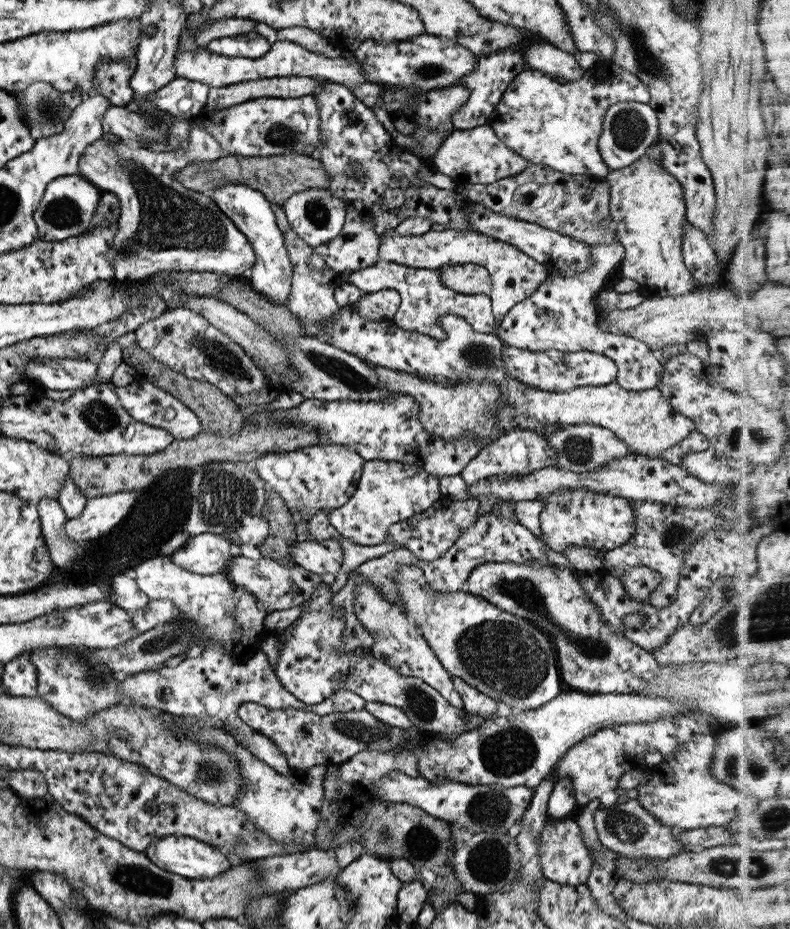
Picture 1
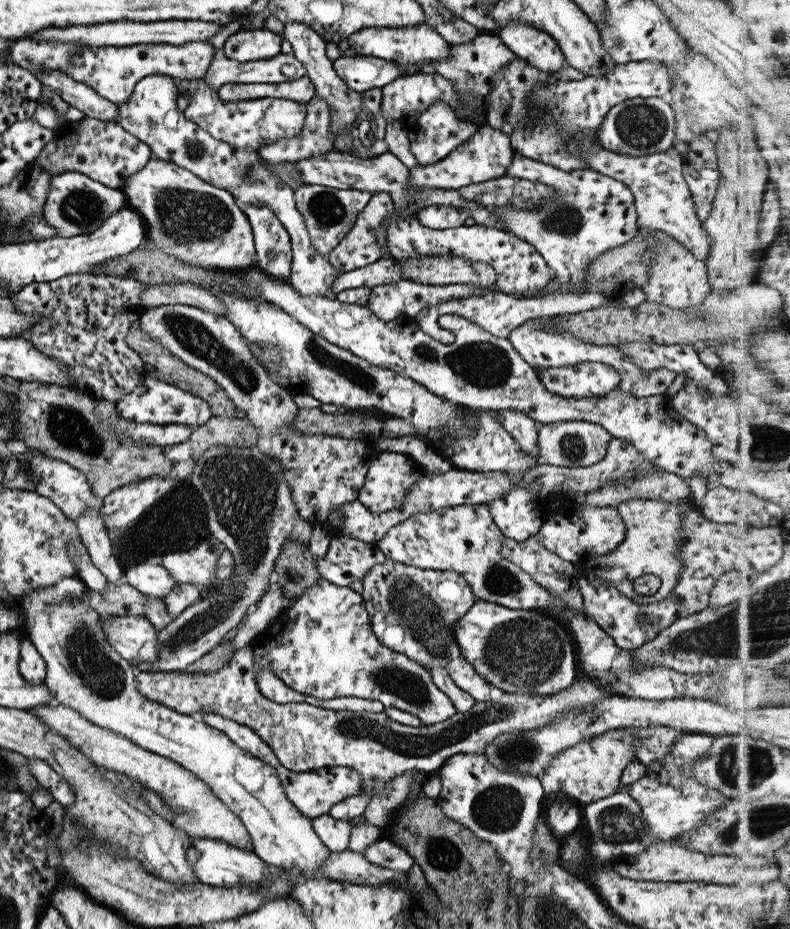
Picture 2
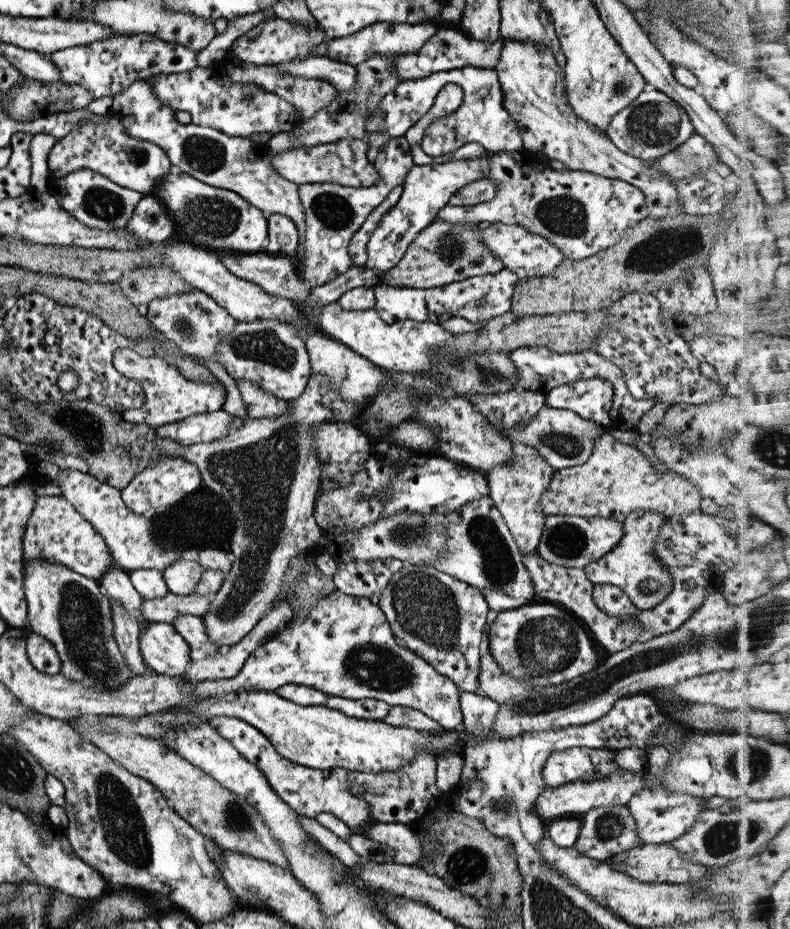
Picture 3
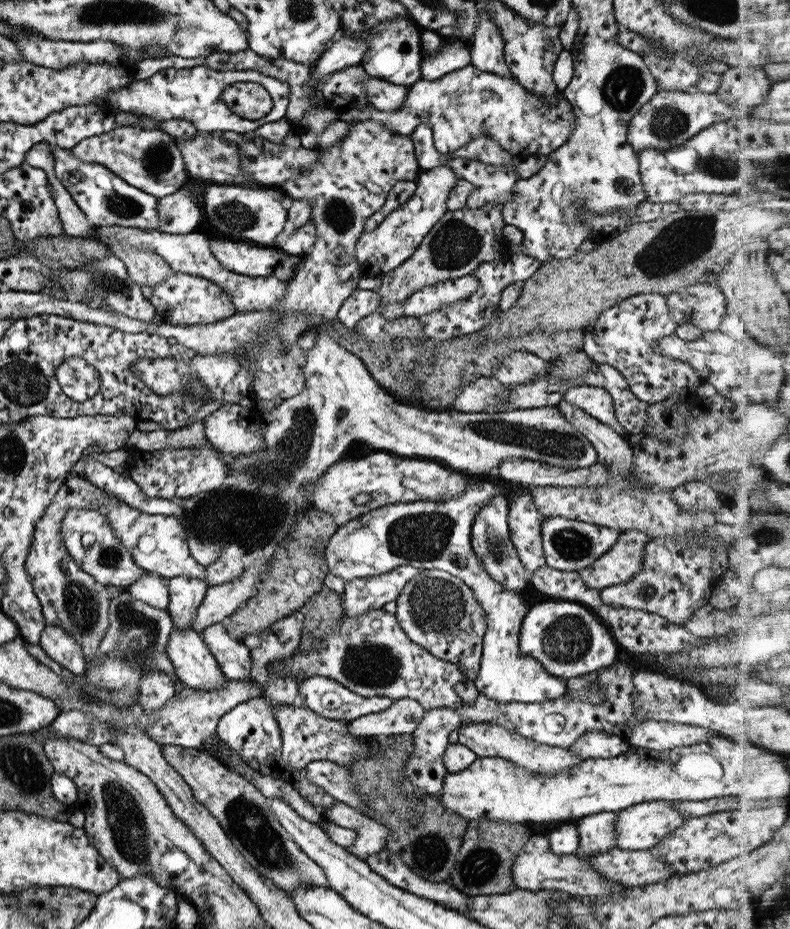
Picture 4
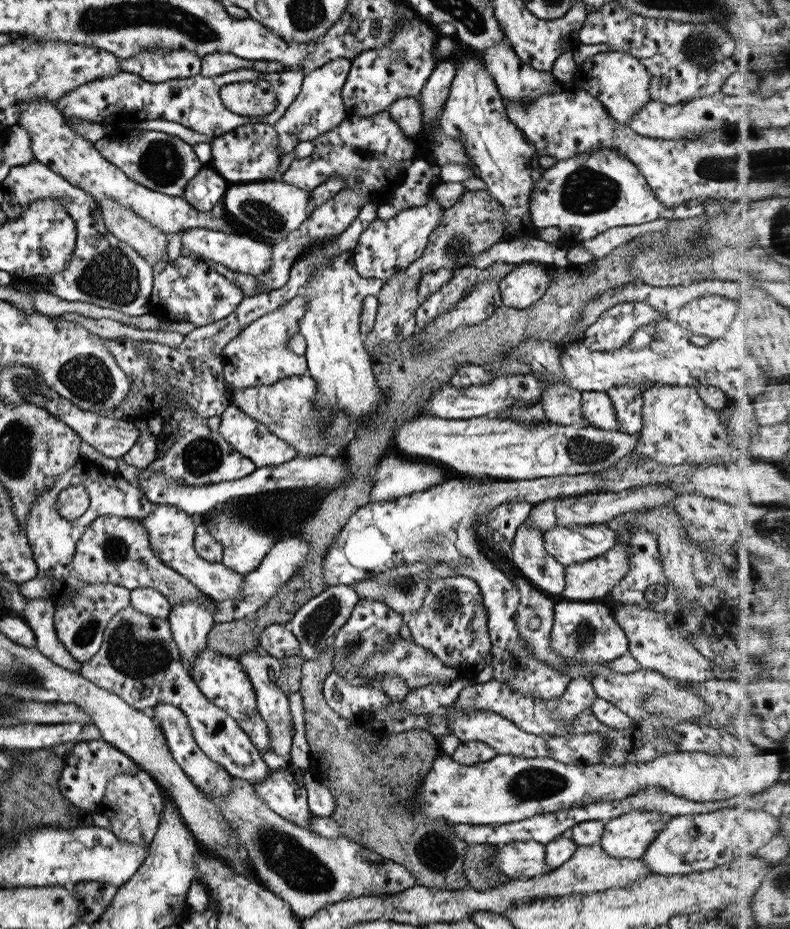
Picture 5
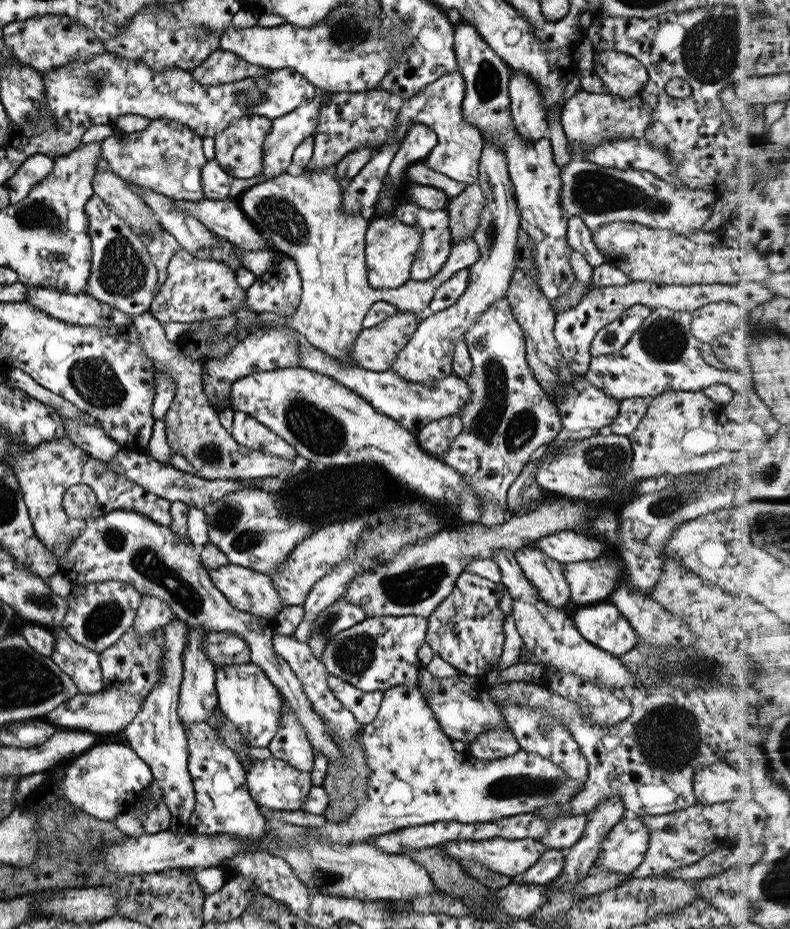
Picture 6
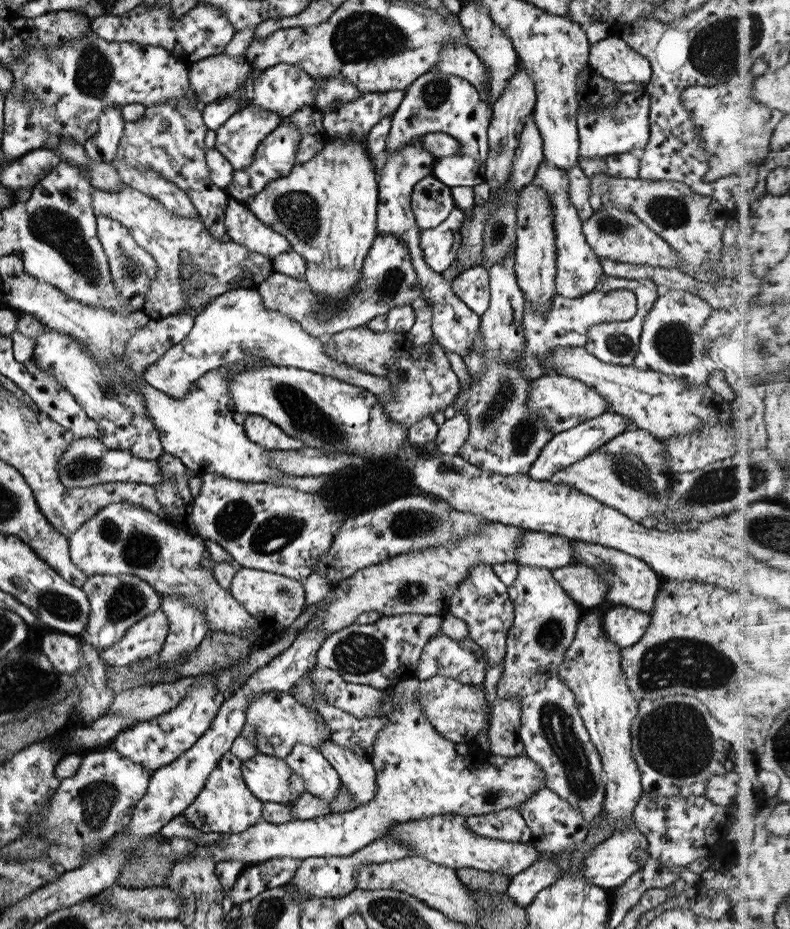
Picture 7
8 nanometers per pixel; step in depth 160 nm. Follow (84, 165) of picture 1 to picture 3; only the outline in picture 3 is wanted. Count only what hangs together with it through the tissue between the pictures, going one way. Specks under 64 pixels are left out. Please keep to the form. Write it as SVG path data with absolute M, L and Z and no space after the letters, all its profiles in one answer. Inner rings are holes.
M174 170L159 177L150 194L158 198L170 214L174 222L174 239L215 253L251 254L264 252L267 248L266 214L230 190L209 186Z

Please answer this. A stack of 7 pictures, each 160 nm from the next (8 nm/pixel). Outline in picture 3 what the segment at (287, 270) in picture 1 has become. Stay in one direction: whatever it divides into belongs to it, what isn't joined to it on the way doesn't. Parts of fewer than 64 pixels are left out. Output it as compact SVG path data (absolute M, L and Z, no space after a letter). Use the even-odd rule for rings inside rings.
M268 214L267 221L267 248L268 254L278 254L292 258L297 246L297 231L295 223L282 214Z

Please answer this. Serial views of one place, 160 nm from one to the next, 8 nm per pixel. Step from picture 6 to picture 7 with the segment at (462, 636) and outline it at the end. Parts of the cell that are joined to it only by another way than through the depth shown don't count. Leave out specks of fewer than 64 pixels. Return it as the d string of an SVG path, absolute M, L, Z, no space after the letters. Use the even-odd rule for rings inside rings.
M479 563L472 566L468 570L468 575L456 585L456 590L445 610L465 623L467 637L483 651L485 669L495 666L503 658L505 637L512 625L514 612L507 597L506 587L498 576L495 576L491 565Z

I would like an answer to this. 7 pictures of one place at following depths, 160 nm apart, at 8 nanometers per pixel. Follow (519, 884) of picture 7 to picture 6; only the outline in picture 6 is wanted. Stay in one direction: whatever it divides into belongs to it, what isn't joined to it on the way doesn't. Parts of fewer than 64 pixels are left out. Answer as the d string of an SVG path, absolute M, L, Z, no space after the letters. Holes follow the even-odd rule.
M549 849L535 861L523 874L511 878L513 884L533 884L543 886L560 875L564 856L564 849Z

